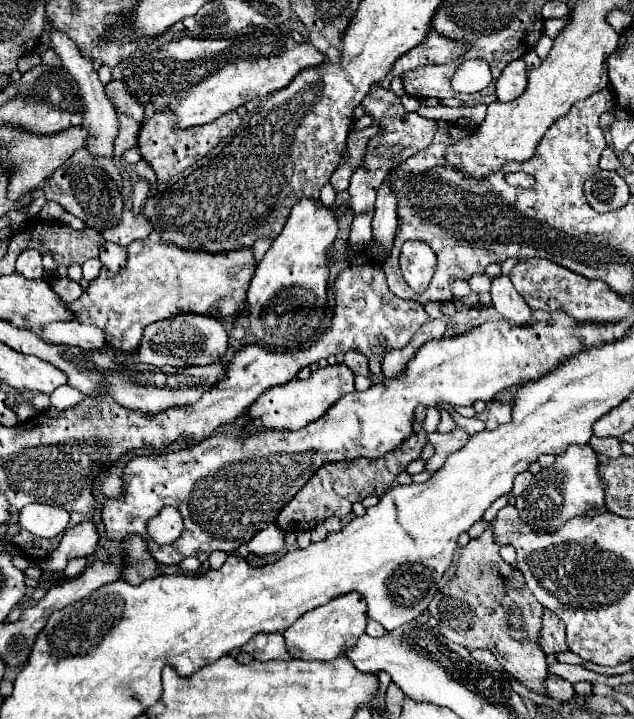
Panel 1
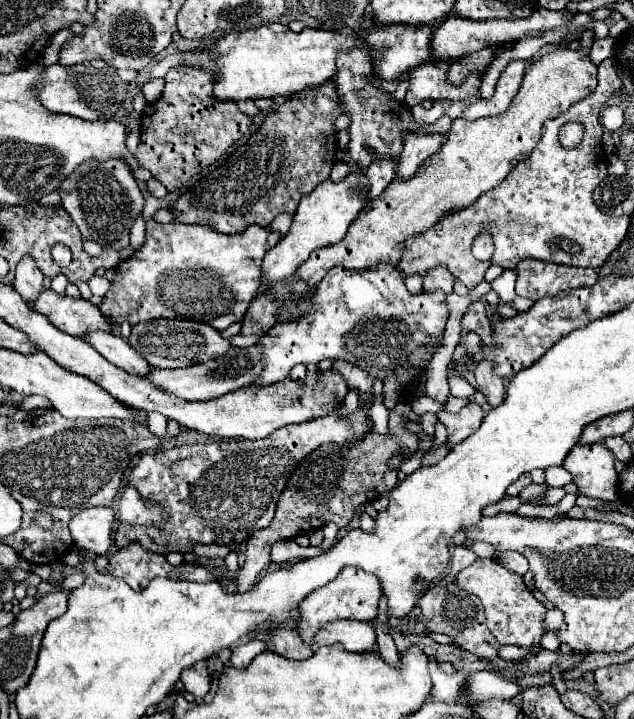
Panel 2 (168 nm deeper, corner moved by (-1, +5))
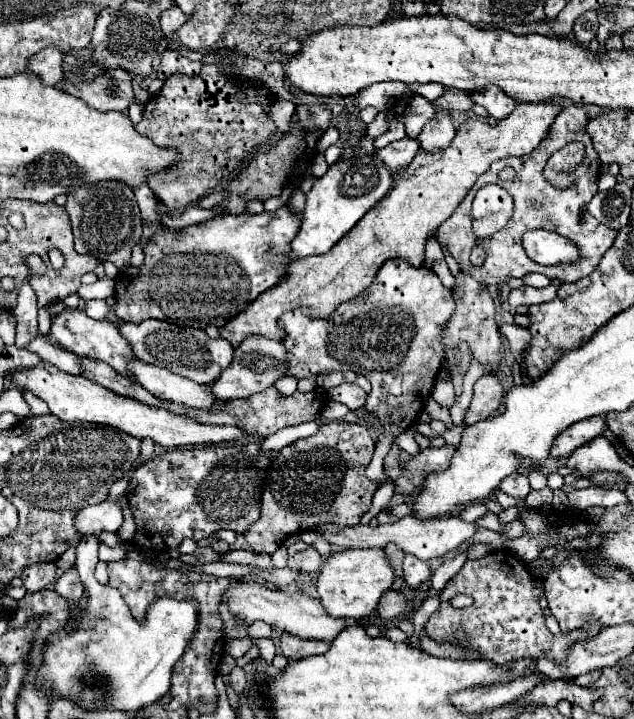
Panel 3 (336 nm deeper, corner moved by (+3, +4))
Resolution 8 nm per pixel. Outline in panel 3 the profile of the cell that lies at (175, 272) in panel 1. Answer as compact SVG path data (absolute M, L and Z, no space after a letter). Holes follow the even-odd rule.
M283 205L275 213L263 211L259 215L221 215L211 221L185 227L181 235L175 235L171 229L163 227L163 231L149 241L143 267L123 269L123 275L117 281L119 287L113 311L121 321L131 323L141 323L153 317L197 329L205 329L207 325L223 327L225 321L247 309L261 293L283 281L291 263L287 261L287 245L295 239L299 221L303 221L301 213L293 213L289 205Z

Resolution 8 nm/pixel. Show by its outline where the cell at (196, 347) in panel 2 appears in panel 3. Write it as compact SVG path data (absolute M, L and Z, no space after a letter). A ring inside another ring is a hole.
M147 319L143 323L119 323L117 325L121 335L131 343L135 355L141 361L147 361L151 365L159 365L171 373L179 373L183 377L189 377L197 383L211 385L231 365L233 361L233 347L225 339L211 339L205 331L193 329L193 327L181 327L169 321L159 319Z

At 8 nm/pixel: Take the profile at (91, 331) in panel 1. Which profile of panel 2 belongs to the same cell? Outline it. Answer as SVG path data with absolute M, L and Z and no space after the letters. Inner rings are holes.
M91 330L83 336L95 350L99 350L103 354L103 358L107 358L111 364L123 368L129 374L135 376L145 376L149 372L149 364L147 360L135 352L127 340L123 340L121 336L113 334L113 332L103 332L103 330Z

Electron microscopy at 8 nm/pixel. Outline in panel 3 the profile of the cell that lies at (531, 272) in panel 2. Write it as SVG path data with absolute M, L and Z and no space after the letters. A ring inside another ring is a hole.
M551 281L549 287L545 289L535 289L535 287L521 287L521 289L513 289L509 295L509 305L515 309L519 305L535 305L535 303L545 303L551 301L557 295L557 287L561 283L559 281Z

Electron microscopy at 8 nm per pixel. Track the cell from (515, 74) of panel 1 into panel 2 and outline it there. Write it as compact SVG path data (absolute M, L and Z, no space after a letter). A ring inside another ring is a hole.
M511 60L499 76L499 82L495 86L495 96L487 102L481 100L481 102L471 103L461 112L461 118L477 120L483 116L495 116L505 112L521 86L523 74L525 74L525 60Z

